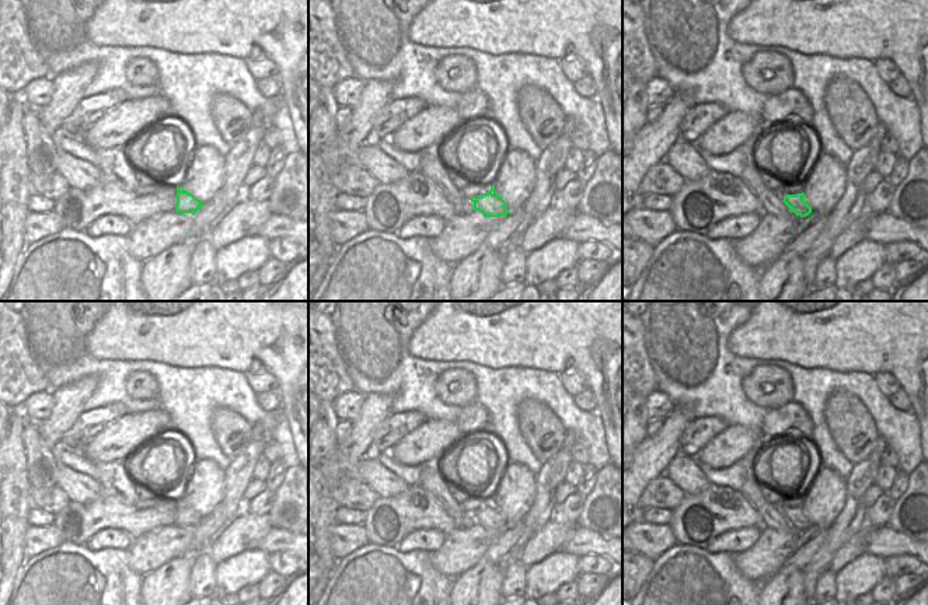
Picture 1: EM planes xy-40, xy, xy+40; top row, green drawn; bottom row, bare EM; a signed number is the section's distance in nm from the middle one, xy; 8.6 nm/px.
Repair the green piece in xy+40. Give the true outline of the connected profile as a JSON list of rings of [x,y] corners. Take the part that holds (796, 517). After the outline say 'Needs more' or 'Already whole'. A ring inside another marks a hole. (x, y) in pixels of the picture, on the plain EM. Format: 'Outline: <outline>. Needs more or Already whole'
Outline: [[[805,507],[785,508],[782,514],[796,529],[806,531],[812,527],[812,521],[805,514]]]. Already whole.

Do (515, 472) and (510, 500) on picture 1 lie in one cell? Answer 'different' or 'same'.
same

